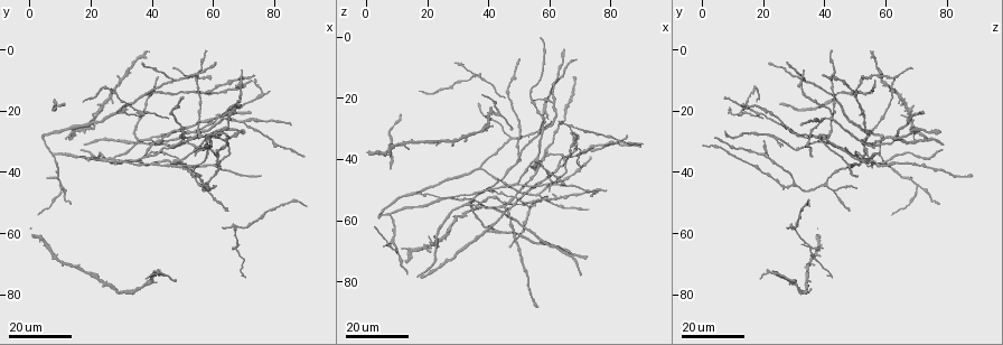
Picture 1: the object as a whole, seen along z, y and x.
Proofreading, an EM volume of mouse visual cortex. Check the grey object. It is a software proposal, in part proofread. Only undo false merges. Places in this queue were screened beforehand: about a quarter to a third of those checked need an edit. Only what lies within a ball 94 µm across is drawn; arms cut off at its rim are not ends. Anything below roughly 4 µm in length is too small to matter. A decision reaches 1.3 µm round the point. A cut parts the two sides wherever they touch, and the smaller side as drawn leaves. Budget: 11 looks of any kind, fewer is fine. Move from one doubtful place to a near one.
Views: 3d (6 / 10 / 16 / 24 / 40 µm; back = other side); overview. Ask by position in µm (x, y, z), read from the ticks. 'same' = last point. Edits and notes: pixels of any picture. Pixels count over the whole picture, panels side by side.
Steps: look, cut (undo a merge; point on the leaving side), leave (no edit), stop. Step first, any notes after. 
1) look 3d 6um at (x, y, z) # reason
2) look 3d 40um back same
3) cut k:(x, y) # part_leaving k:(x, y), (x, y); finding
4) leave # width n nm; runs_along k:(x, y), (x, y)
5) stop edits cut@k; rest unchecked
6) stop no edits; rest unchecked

look 3d 16um at (61, 35, 21) # three-way junction

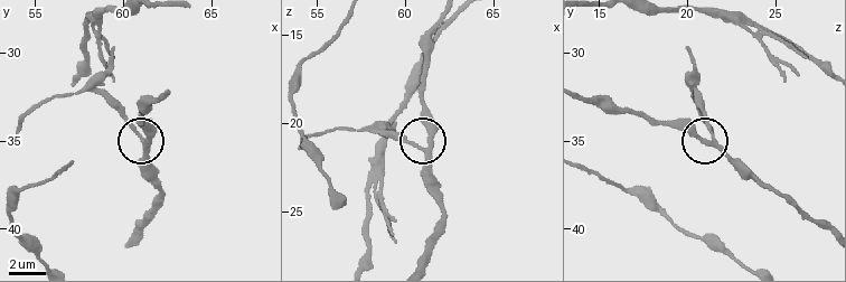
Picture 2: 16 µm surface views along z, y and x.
look 3d 10um at (61.1, 35.0, 21.3) # zoom in

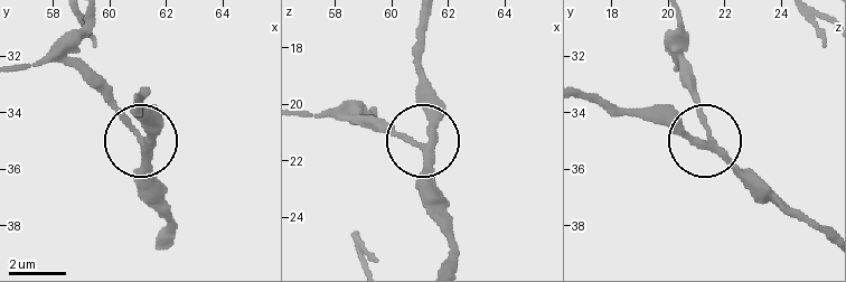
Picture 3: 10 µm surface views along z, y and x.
look 3d 10um back at (61.0, 34.8, 21.4)

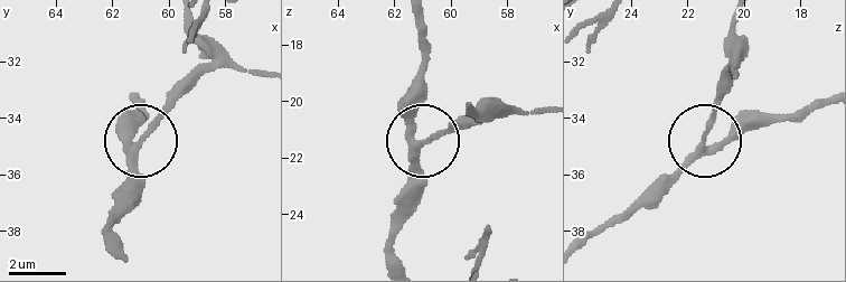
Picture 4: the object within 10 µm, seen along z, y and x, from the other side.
leave # runs_along 4:(120, 253), (110, 217), (134, 144), (187, 90); continuous, no second neuron

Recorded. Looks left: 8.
look 3d 24um at (58, 46, 43) # three arms meet

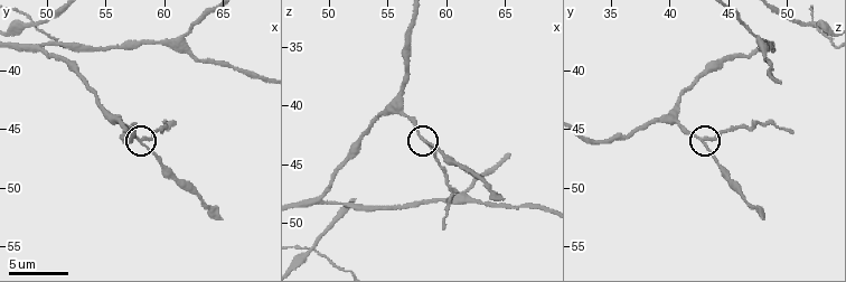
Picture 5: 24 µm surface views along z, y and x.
look 3d 6um at (58.2, 46.0, 43.0)

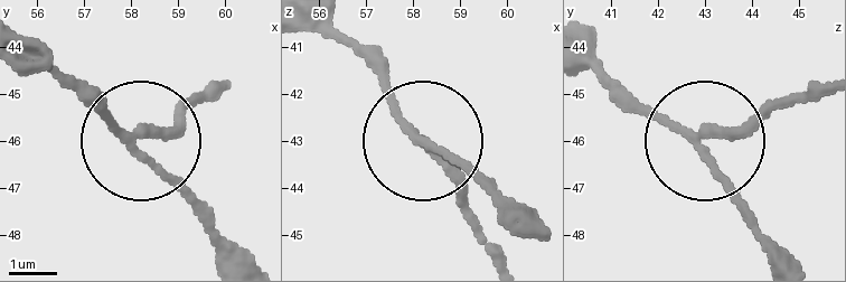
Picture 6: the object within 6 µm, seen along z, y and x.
leave # width 180 nm; runs_along 6:(22, 38), (139, 138), (210, 82); one neuron here

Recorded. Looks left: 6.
look 3d 16um at (30, 36, 52) # thick turns thin

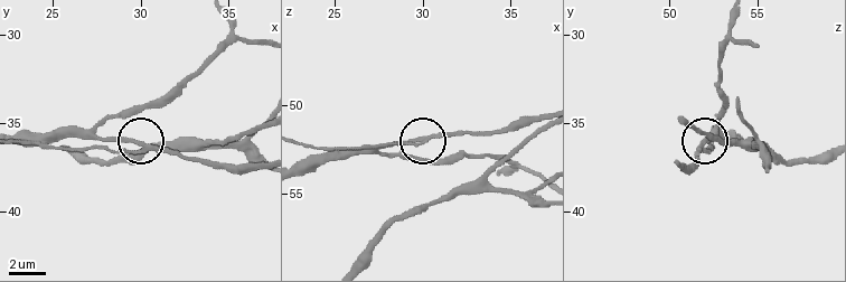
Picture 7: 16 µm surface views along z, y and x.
look 3d 6um at (30.0, 36.2, 51.8)

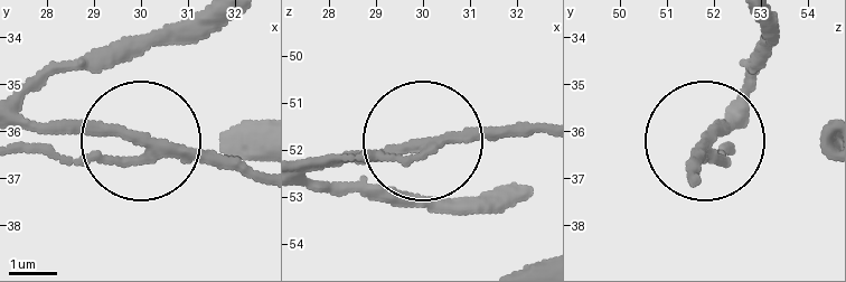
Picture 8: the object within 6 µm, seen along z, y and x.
cut 8:(75, 162) # arms 3; part_leaving 8:(140, 153), (24, 153); two neurons meet here

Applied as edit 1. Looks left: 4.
look 3d 10um at (48.4, 36.2, 52.2) # looks like a crossing

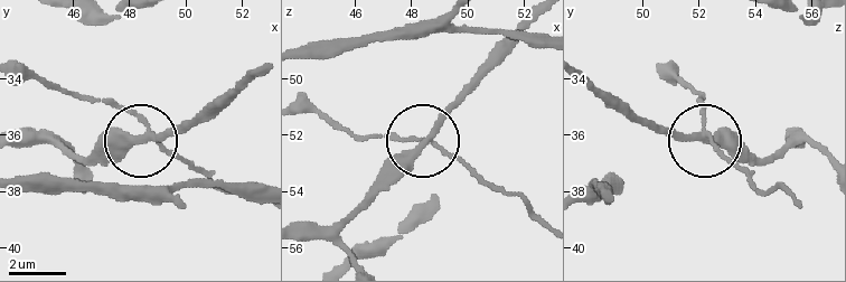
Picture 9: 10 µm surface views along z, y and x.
look 3d 10um back at (48.5, 36.2, 52.4) # from behind

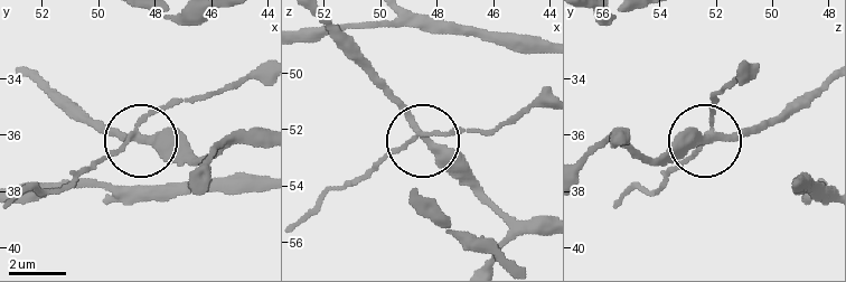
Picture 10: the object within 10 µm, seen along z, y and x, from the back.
leave # width 240 nm; runs_along 10:(821, 83), (763, 122), (644, 156); one neuron here

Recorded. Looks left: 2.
stop edits cut@8; rest unchecked

